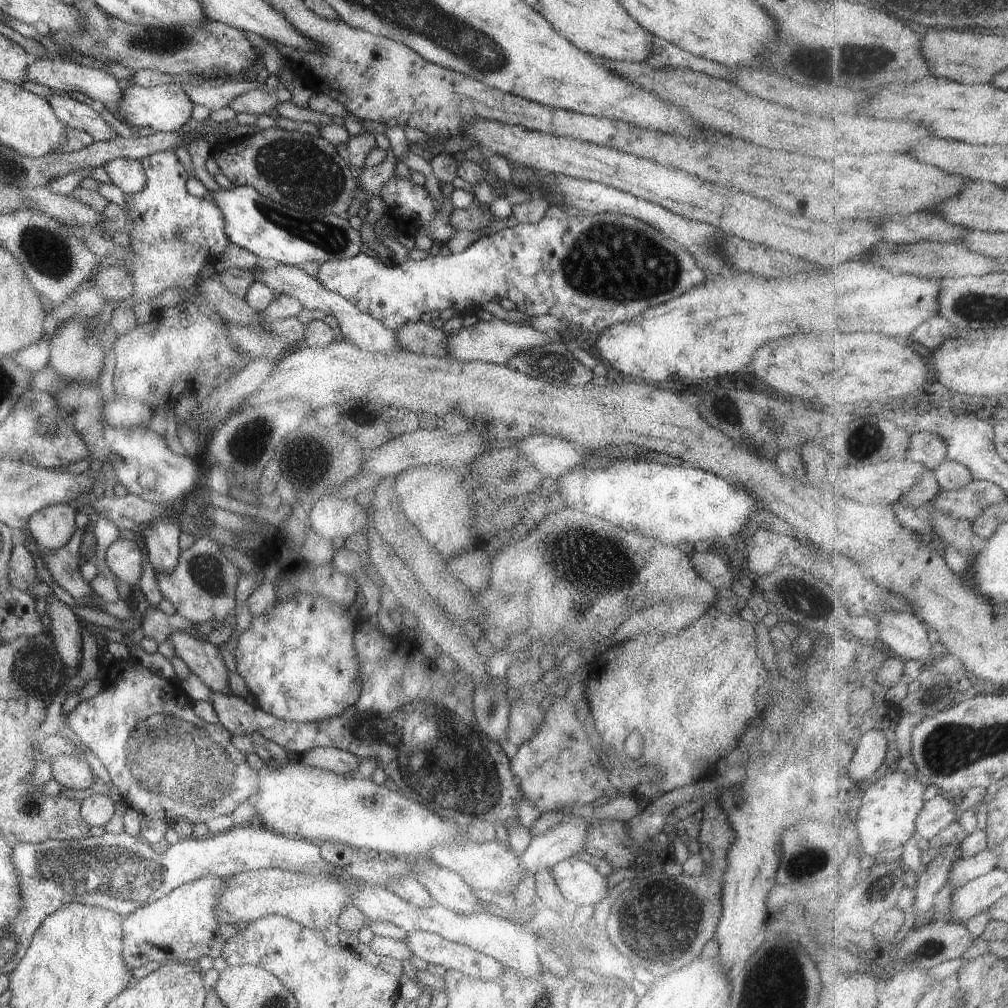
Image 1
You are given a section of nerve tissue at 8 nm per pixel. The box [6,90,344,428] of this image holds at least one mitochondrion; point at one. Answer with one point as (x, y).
(48, 252)

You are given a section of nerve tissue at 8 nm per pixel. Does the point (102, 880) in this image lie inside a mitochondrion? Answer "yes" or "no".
yes

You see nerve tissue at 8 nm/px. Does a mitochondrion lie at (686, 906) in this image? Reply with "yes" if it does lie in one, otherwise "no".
yes

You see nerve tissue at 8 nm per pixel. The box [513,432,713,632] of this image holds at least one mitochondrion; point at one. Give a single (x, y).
(609, 566)

